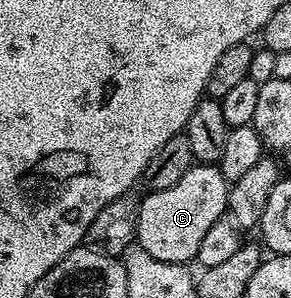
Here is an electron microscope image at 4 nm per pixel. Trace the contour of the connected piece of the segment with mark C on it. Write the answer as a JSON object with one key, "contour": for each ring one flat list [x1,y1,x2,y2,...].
{"contour":[[196,164,173,184,173,188,150,191,139,204,138,245,157,256,157,260,184,264,198,259,201,240,205,232,213,228,228,213,227,195,229,183,215,164]]}

